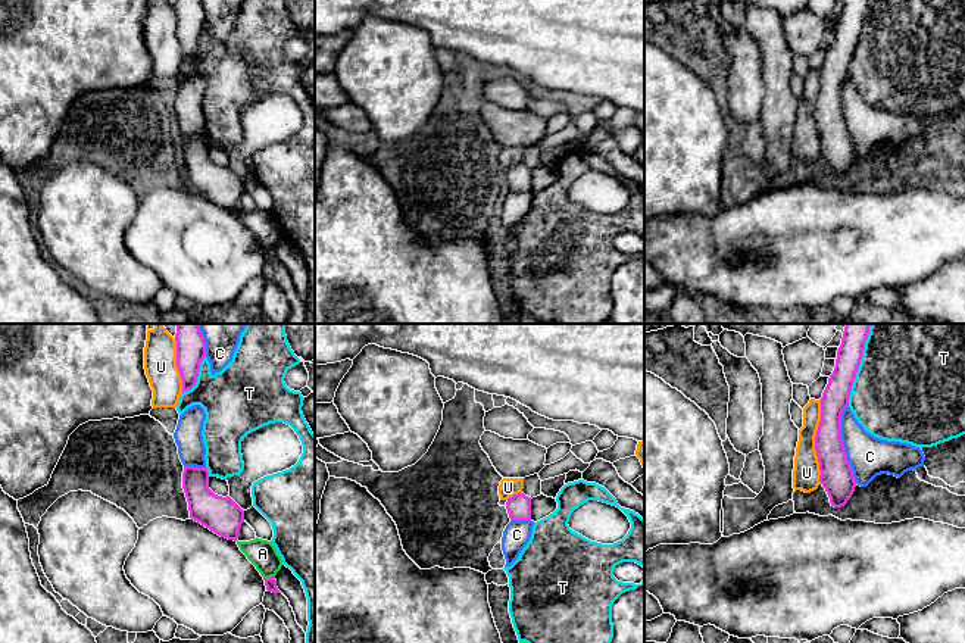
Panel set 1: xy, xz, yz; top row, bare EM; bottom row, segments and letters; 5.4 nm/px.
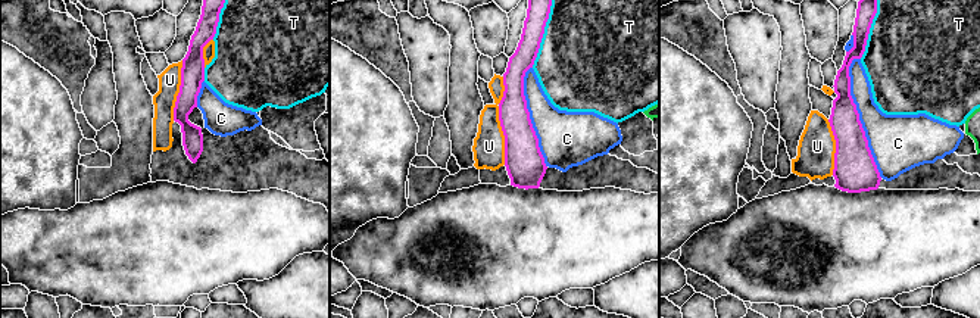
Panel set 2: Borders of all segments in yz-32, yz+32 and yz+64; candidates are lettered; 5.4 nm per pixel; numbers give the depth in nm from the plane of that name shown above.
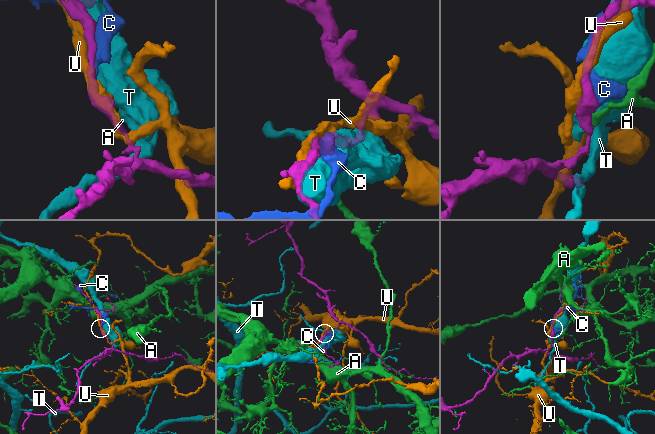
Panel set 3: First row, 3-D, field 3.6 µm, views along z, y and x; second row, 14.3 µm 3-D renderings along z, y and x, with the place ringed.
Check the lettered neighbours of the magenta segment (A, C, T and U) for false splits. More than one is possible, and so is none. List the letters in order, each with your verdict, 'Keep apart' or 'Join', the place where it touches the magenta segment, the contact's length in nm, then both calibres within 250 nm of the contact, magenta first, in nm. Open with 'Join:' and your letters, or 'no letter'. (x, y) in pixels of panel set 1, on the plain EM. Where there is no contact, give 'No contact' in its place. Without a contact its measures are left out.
Join: C
A: Keep apart. Touches magenta at xy (268, 249). Shared border 70 nm. Thickness 60 nm (magenta) against 160 nm
C: Join. Touches magenta at yz (843, 115). Shared border 440 nm. Thickness 180 nm (magenta) against 220 nm
T: Keep apart. Touches magenta at yz (858, 38). Shared border 440 nm. Thickness 150 nm (magenta) against 500 nm
U: Keep apart. Touches magenta at yz (815, 111). Shared border 460 nm. Thickness 180 nm (magenta) against 150 nm

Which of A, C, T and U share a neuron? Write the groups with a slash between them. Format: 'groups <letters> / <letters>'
groups A / C / T / U

